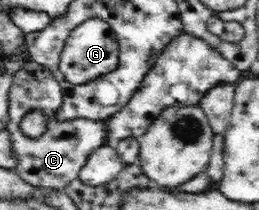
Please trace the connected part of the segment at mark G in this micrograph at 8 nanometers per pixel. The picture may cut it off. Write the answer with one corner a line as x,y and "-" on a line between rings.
98,17
92,18
71,30
61,52
59,70
64,73
68,82
76,85
102,79
110,71
116,70
119,52
117,36
111,26

